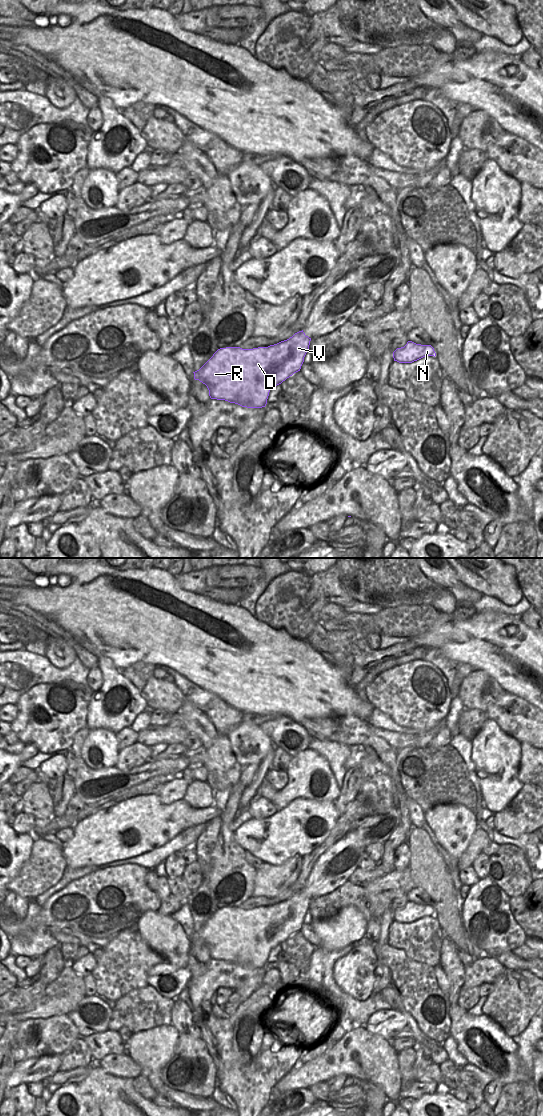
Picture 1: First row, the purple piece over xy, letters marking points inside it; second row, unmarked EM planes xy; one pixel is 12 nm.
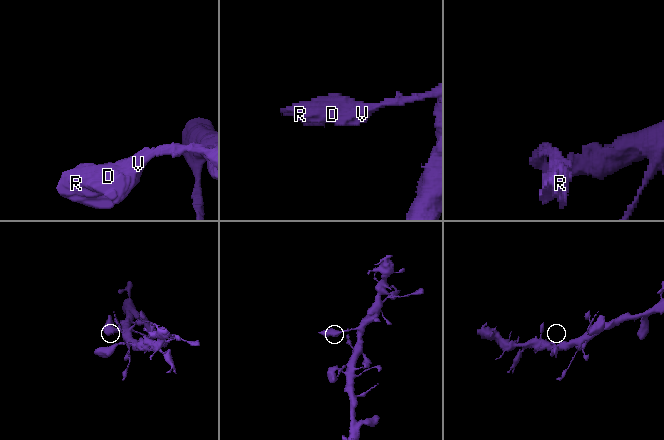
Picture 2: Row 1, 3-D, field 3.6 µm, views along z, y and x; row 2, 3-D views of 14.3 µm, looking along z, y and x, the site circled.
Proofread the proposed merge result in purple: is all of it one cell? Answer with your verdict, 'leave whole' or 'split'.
leave whole

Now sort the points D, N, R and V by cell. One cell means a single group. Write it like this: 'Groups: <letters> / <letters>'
Groups: D N R V.

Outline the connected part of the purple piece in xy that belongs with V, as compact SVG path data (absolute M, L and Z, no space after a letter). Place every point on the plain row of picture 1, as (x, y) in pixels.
M302 890L268 907L220 908L199 930L193 932L194 939L207 946L211 959L225 960L247 968L262 968L266 966L272 948L300 931L310 901L311 898Z

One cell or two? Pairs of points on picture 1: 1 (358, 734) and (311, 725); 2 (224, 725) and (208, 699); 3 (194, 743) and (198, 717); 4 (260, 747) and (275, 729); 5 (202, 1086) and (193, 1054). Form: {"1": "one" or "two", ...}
{"1": "one", "2": "one", "3": "two", "4": "two", "5": "one"}

